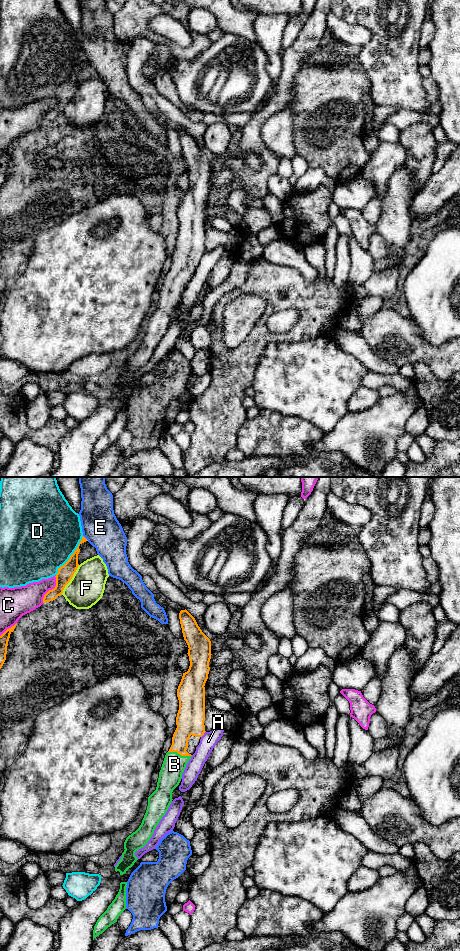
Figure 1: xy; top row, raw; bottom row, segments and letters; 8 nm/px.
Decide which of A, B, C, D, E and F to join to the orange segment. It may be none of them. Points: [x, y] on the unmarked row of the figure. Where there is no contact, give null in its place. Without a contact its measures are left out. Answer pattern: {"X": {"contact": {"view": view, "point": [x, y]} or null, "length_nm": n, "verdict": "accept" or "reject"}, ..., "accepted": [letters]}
{"A": {"contact": {"view": "xy", "point": [203, 254]}, "length_nm": 70, "verdict": "reject"}, "B": {"contact": {"view": "xy", "point": [179, 273]}, "length_nm": 190, "verdict": "accept"}, "C": {"contact": {"view": "xy", "point": [52, 109]}, "length_nm": 260, "verdict": "reject"}, "D": {"contact": {"view": "xy", "point": [71, 75]}, "length_nm": 380, "verdict": "reject"}, "E": {"contact": {"view": "xy", "point": [85, 58]}, "length_nm": 60, "verdict": "reject"}, "F": {"contact": {"view": "xy", "point": [70, 99]}, "length_nm": 280, "verdict": "reject"}, "accepted": ["B"]}

